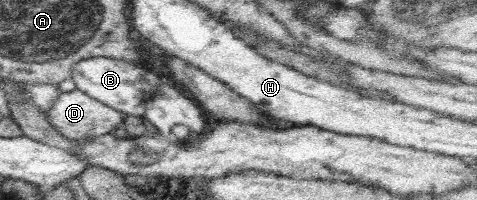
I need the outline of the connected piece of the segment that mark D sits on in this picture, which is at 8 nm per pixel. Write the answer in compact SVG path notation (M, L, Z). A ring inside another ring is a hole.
M75 88L71 92L62 92L57 95L57 100L53 101L53 107L49 109L48 121L67 140L81 142L85 138L95 138L107 133L113 134L119 126L122 126L123 117L125 115L122 112L101 104L93 97L87 96L85 92Z

